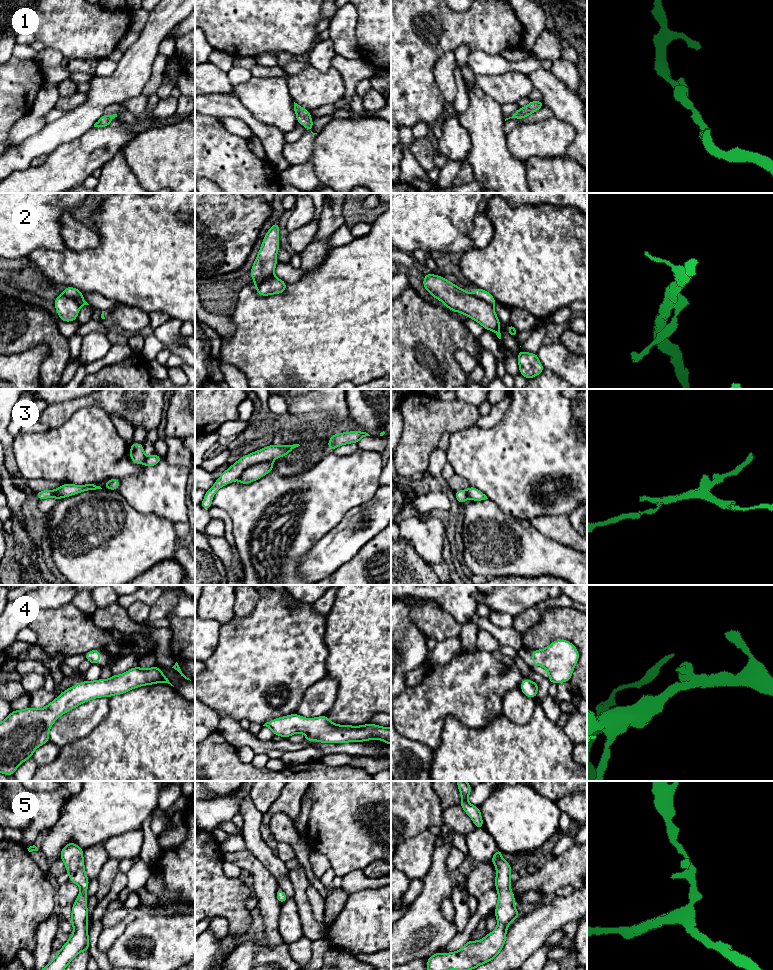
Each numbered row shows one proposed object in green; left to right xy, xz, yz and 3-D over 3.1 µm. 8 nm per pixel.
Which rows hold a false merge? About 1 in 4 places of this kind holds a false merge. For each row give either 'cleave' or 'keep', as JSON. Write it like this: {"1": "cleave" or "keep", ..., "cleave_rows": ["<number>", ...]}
{"1": "keep", "2": "keep", "3": "keep", "4": "keep", "5": "keep", "cleave_rows": []}

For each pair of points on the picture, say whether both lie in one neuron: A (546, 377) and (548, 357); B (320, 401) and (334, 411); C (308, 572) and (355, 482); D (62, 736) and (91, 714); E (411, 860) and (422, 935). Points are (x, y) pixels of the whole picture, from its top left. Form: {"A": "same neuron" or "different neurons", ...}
{"A": "different neurons", "B": "same neuron", "C": "different neurons", "D": "same neuron", "E": "different neurons"}

